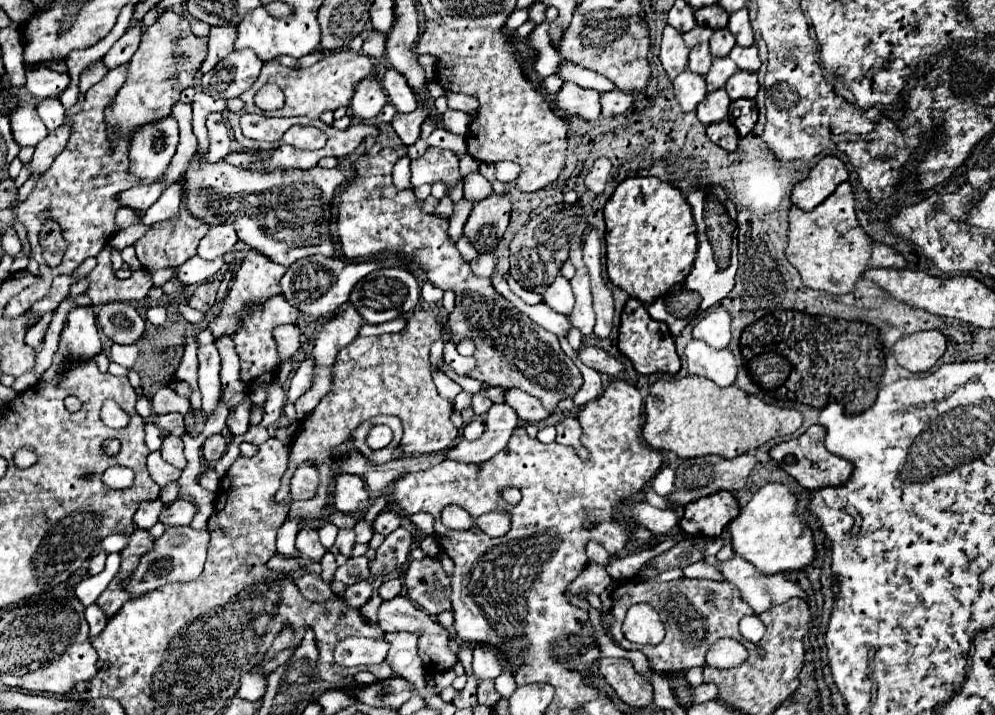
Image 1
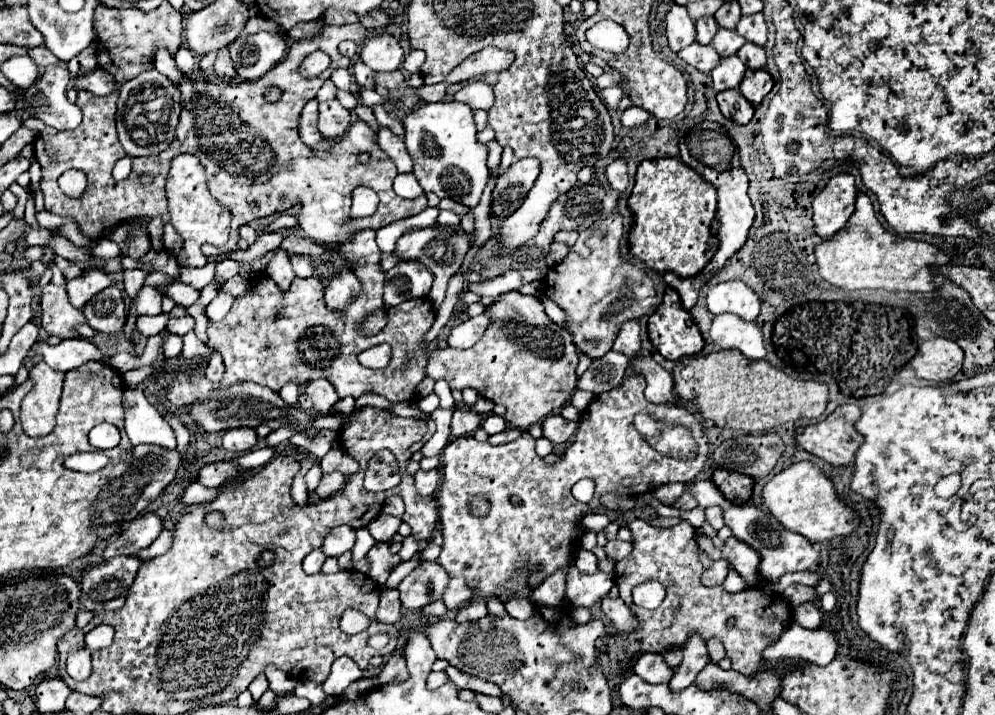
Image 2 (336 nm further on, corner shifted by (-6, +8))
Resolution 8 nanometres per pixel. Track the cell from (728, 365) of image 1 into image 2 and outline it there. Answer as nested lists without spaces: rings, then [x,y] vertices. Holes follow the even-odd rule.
[[[719,314],[711,324],[711,338],[721,348],[735,348],[751,360],[765,358],[763,332],[757,322],[743,320],[735,314]]]

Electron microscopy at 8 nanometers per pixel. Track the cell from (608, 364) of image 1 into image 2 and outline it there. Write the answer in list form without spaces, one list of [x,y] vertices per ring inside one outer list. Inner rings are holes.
[[[635,358],[631,360],[631,366],[635,368],[637,374],[643,374],[647,380],[647,388],[645,388],[645,398],[653,404],[683,404],[685,400],[677,396],[675,392],[675,380],[673,376],[663,370],[657,362],[653,362],[651,358]]]

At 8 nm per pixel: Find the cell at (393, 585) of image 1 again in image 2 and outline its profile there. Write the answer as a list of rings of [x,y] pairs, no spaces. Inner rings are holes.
[[[381,588],[381,602],[377,610],[377,618],[381,624],[397,624],[401,620],[401,602],[397,590]]]

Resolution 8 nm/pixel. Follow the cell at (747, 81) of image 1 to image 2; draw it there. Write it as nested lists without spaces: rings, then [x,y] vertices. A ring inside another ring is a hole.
[[[751,42],[743,44],[743,46],[739,48],[737,56],[743,60],[743,64],[745,64],[747,68],[755,68],[755,70],[765,68],[765,50],[763,50],[763,46],[759,46],[759,44],[751,44]]]

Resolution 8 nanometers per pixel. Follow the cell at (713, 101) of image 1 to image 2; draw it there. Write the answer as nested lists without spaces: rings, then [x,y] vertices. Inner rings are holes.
[[[727,56],[727,58],[721,58],[719,64],[711,70],[711,76],[713,76],[713,88],[717,92],[721,90],[731,90],[731,88],[737,88],[743,80],[743,74],[745,74],[745,64],[737,58],[737,56]]]

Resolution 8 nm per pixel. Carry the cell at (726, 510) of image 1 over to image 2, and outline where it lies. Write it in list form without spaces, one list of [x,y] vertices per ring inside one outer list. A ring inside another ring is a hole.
[[[717,468],[713,472],[713,482],[719,486],[719,490],[725,494],[725,498],[731,500],[733,504],[745,504],[751,498],[753,484],[755,484],[753,478],[739,474],[739,472],[723,470],[723,468]]]

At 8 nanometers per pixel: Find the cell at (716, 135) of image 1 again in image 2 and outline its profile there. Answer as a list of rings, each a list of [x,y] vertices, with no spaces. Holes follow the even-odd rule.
[[[737,88],[727,90],[727,92],[719,92],[717,102],[719,102],[723,116],[735,120],[737,124],[747,124],[753,118],[755,106],[751,106],[751,102]]]

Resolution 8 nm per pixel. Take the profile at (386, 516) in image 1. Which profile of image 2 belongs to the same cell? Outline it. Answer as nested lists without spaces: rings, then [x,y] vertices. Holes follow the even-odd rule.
[[[379,514],[367,528],[377,542],[387,542],[389,544],[391,538],[397,534],[399,526],[401,526],[399,518],[389,516],[389,514]]]

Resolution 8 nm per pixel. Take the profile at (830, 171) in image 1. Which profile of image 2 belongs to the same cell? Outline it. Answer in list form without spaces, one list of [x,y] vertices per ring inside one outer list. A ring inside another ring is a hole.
[[[837,174],[813,200],[813,222],[815,232],[829,240],[833,238],[849,220],[855,210],[857,188],[851,174]]]

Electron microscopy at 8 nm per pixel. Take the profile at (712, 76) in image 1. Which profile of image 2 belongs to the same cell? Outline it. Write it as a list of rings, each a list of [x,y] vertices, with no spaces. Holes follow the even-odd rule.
[[[719,28],[715,38],[713,38],[713,48],[719,52],[719,56],[731,56],[735,54],[743,44],[743,36],[739,36],[735,30],[727,30],[727,28]]]

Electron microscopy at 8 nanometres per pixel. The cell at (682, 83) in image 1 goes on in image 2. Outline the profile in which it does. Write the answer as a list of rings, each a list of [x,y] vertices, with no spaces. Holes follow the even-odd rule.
[[[689,44],[687,48],[683,48],[679,52],[679,58],[683,58],[687,64],[695,66],[699,72],[711,72],[715,68],[715,62],[719,62],[719,54],[715,52],[715,48],[711,44],[703,46],[703,44]]]

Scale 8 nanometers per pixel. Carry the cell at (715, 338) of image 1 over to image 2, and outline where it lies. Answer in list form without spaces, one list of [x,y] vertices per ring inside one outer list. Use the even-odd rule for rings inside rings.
[[[729,280],[709,288],[707,308],[715,316],[723,312],[733,312],[737,316],[743,316],[743,320],[755,320],[759,316],[761,300],[745,282]]]

